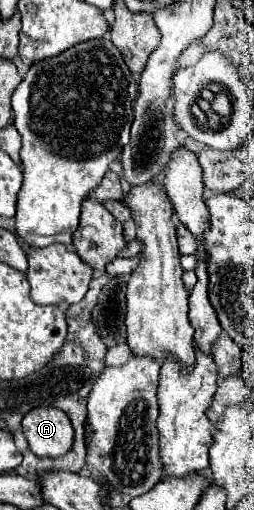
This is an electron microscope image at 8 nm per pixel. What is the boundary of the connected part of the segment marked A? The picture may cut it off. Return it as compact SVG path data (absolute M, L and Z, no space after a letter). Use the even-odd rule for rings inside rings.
M36 407L22 419L22 431L30 449L40 457L66 455L74 443L68 415L58 407Z

